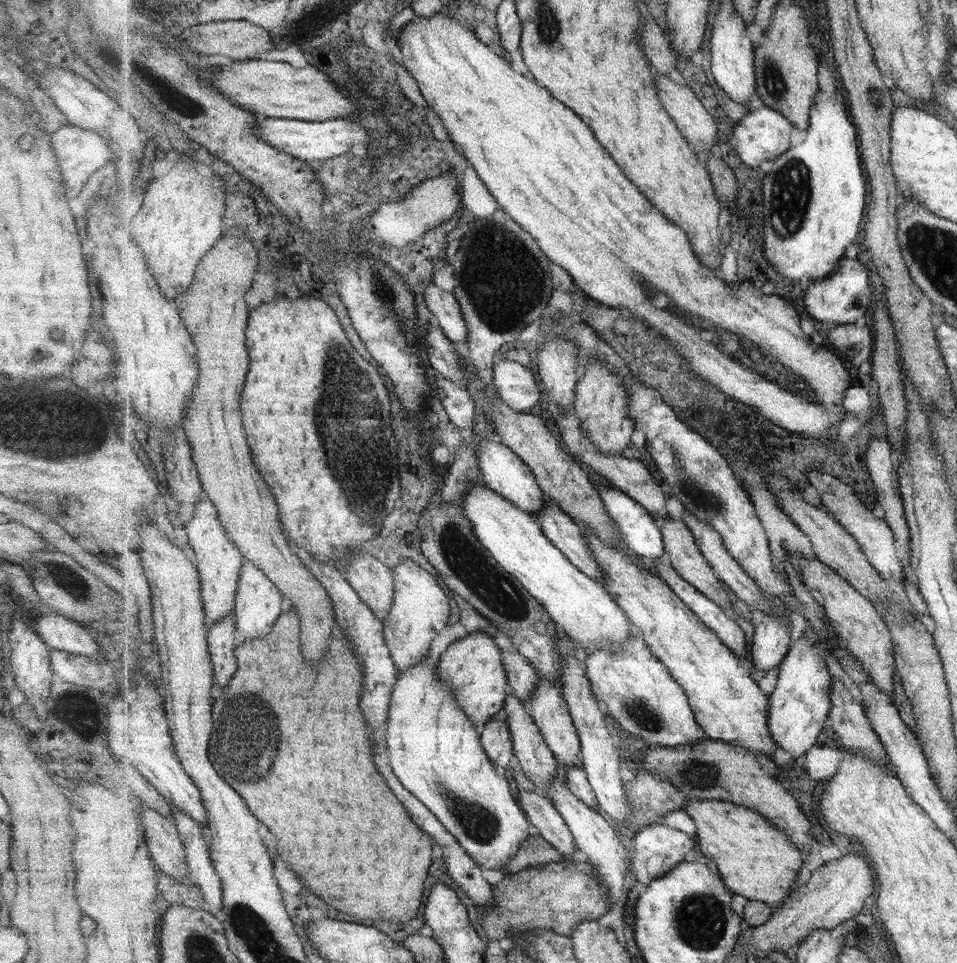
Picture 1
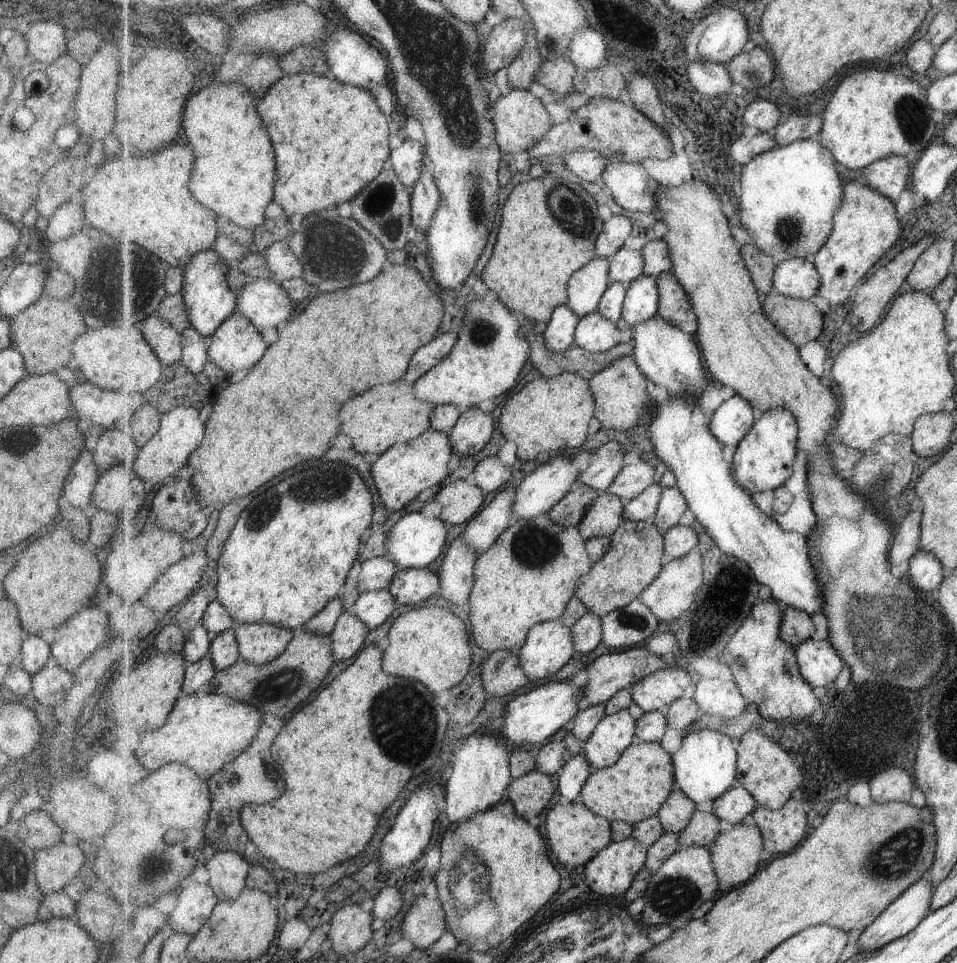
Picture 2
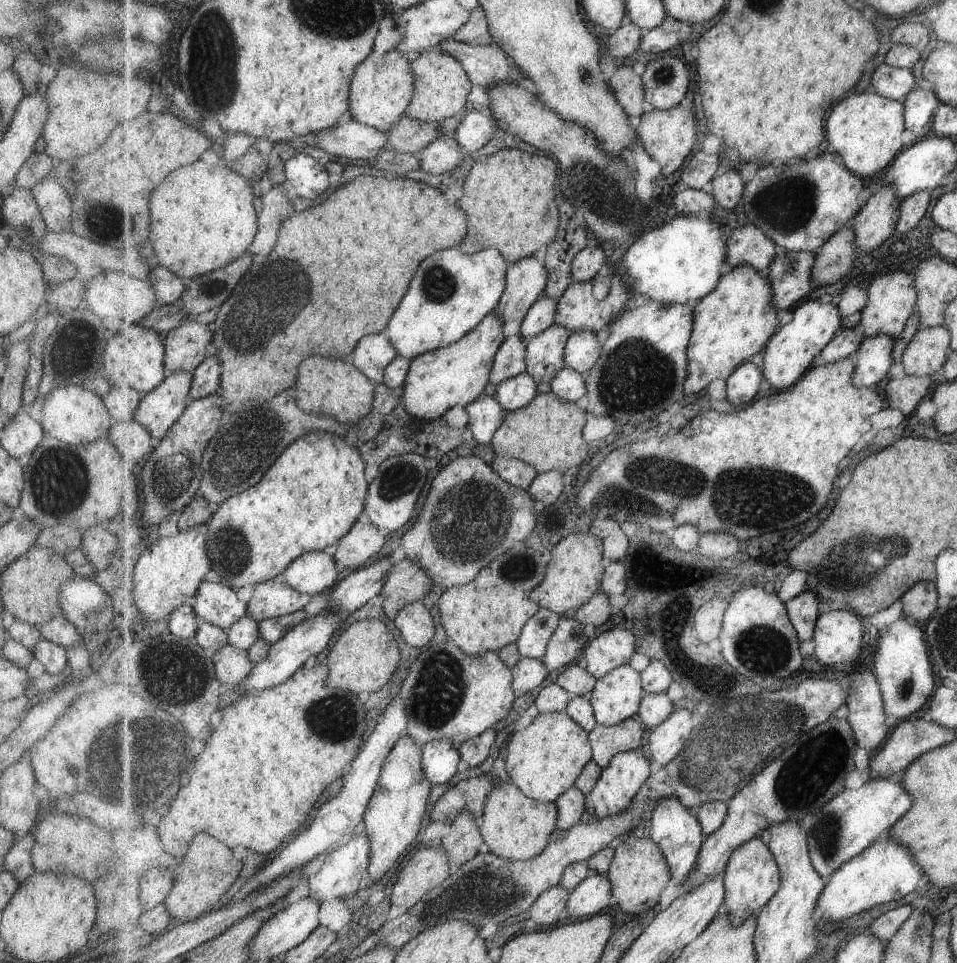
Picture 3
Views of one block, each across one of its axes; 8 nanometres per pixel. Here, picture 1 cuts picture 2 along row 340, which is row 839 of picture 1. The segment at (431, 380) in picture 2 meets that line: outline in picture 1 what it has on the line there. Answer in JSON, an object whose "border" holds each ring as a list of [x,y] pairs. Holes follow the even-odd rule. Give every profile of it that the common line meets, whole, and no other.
{"border":[[[426,656],[409,670],[401,670],[392,694],[390,718],[386,727],[387,750],[391,766],[405,788],[423,800],[438,818],[466,848],[467,854],[482,868],[503,869],[522,850],[522,843],[530,838],[529,818],[518,798],[511,794],[511,786],[483,749],[481,729],[463,712],[452,690],[438,678],[440,656]]]}

